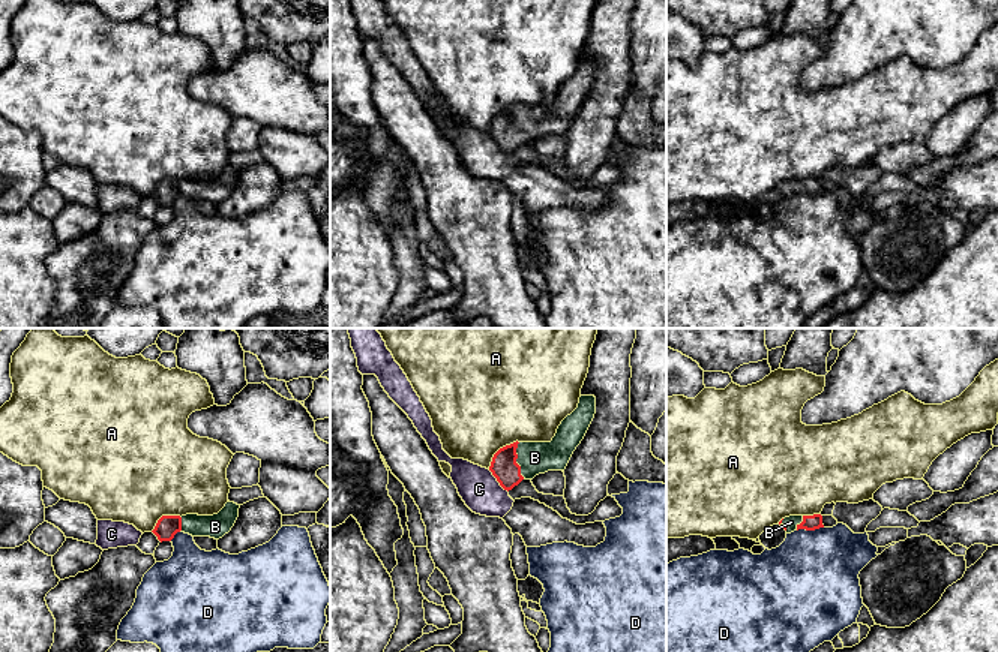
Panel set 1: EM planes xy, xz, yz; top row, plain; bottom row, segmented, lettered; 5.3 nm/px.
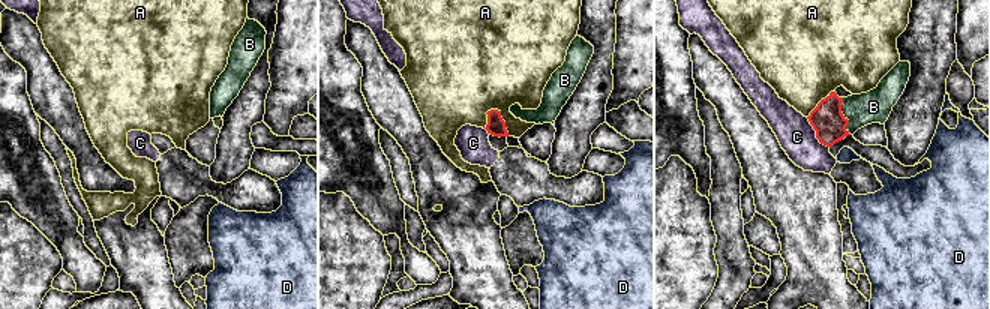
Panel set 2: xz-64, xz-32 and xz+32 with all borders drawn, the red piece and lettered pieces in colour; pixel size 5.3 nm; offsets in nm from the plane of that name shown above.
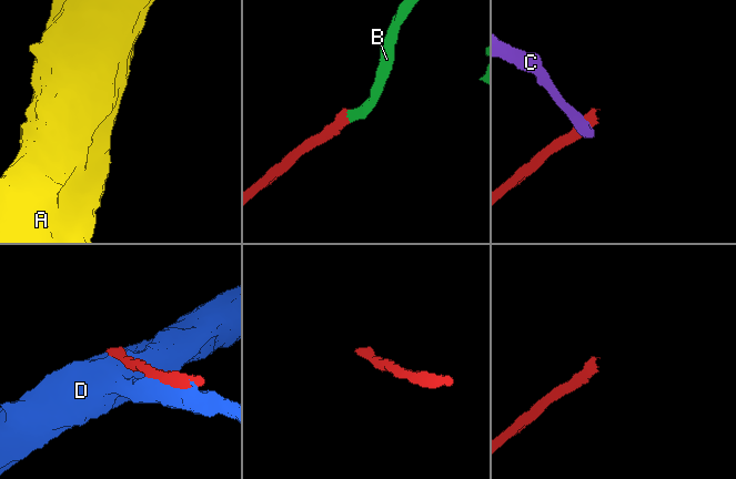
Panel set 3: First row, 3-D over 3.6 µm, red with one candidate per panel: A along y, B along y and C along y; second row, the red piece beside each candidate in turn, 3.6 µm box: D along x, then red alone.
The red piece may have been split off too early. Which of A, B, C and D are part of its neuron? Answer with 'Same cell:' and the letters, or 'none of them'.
Same cell: B

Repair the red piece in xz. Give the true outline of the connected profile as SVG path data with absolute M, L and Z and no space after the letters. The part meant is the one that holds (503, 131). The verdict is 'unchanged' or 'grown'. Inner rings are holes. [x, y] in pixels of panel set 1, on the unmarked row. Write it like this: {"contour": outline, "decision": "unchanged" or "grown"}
{"contour": "M581 60L578 72L561 85L551 106L516 105L506 109L494 118L489 135L507 156L524 142L533 144L548 135L564 135L594 78L596 61Z", "decision": "grown"}

